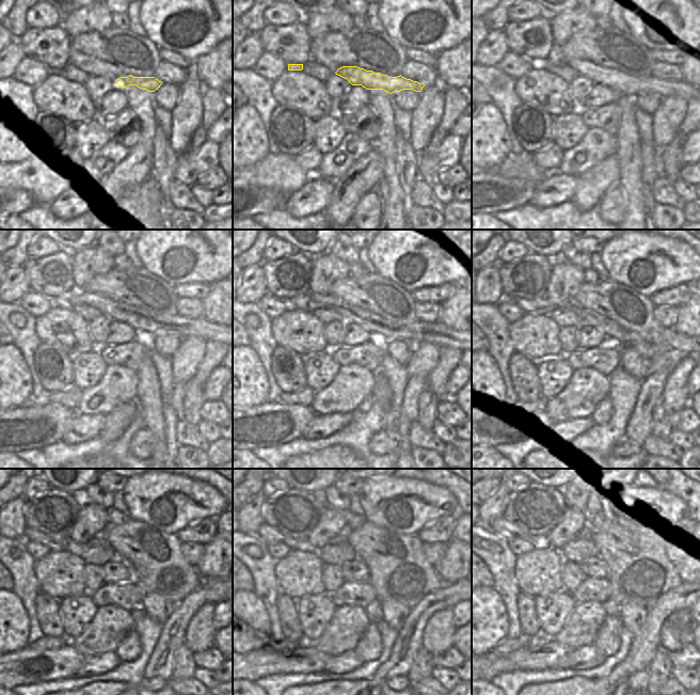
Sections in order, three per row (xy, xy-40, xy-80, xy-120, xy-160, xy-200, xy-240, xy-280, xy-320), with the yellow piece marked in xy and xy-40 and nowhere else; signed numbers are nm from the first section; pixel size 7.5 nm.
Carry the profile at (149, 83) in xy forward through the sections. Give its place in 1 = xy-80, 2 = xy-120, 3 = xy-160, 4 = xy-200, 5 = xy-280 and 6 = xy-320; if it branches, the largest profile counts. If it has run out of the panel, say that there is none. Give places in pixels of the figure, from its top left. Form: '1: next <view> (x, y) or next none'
1: next xy-80 (629, 87)
2: next xy-120 (146, 329)
3: next xy-160 (436, 333)
4: next xy-200 (543, 304)
5: next xy-280 (269, 534)
6: next xy-320 (499, 526)

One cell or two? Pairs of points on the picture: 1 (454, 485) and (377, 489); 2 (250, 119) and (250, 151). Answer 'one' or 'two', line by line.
1: two
2: one

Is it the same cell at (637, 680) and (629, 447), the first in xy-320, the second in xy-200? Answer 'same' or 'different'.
same

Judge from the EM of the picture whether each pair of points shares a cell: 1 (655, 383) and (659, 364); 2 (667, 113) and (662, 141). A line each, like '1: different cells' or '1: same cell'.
1: different cells
2: same cell

